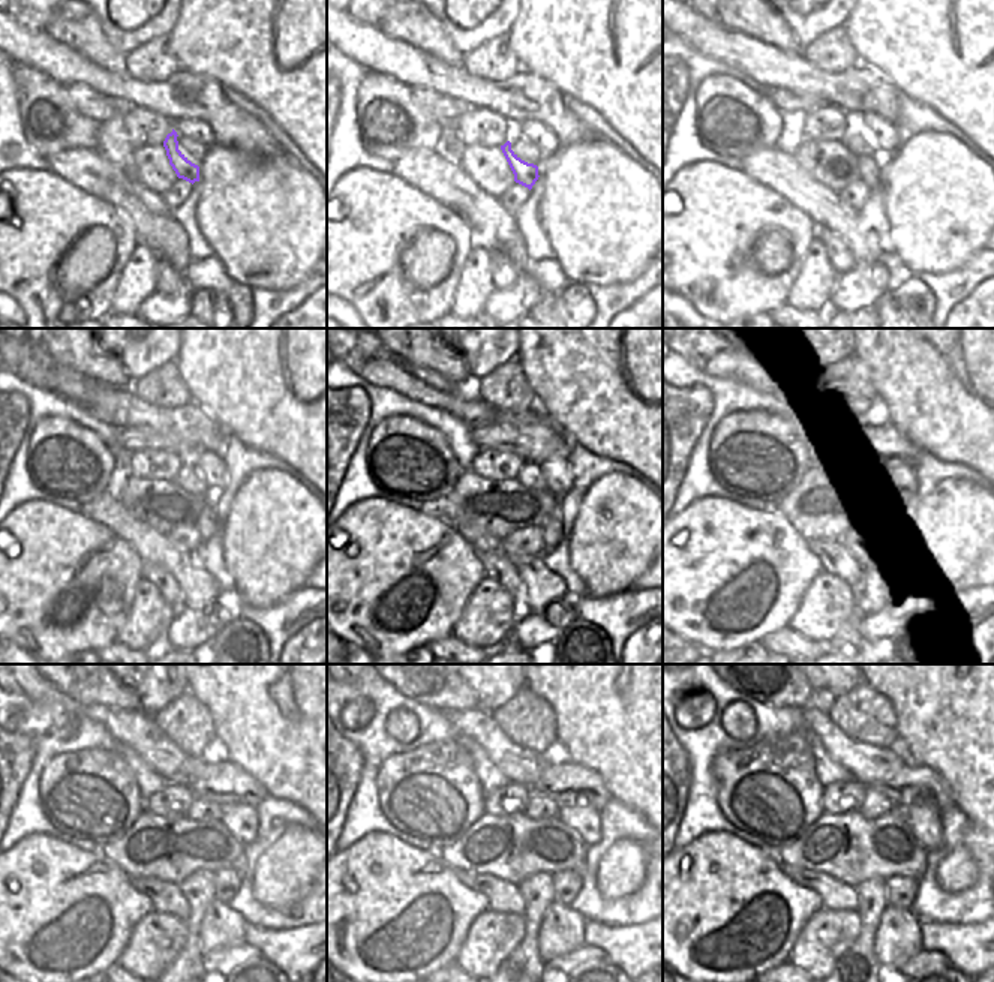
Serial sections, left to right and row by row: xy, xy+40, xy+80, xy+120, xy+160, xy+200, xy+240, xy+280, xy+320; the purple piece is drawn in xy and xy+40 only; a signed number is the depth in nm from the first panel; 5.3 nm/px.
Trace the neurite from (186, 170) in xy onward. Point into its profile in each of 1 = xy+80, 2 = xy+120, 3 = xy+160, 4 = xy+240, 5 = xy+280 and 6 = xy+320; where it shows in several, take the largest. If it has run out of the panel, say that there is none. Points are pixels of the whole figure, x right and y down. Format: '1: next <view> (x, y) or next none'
1: next xy+80 (868, 167)
2: next xy+120 (207, 523)
3: next xy+160 (552, 531)
4: next xy+240 (227, 882)
5: next xy+280 (565, 883)
6: next xy+320 (900, 891)

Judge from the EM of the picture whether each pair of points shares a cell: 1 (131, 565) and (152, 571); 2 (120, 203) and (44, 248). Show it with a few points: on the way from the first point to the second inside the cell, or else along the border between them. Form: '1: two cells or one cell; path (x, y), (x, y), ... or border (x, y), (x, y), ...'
1: two cells; border (146, 565), (141, 576)
2: two cells; border (108, 203), (129, 219), (135, 234)

